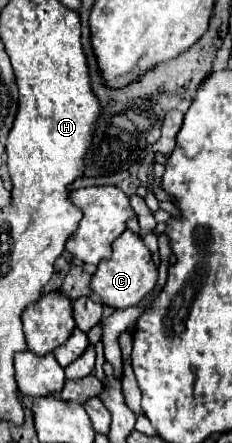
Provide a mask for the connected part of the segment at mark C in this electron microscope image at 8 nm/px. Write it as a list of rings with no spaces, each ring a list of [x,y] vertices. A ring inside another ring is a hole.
[[[129,229],[113,243],[113,255],[107,261],[97,265],[97,271],[91,279],[91,291],[99,295],[101,303],[111,309],[127,309],[139,305],[151,289],[157,285],[157,269],[151,259],[151,251],[145,247],[141,235],[131,233]]]

